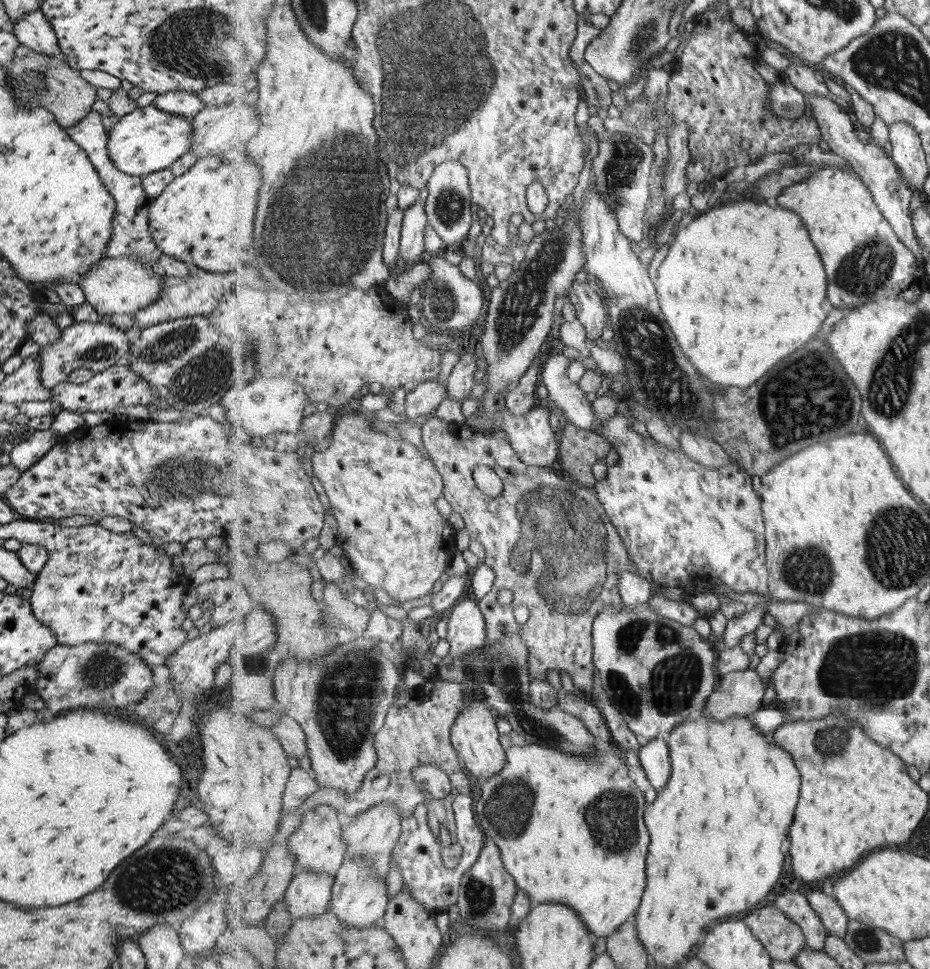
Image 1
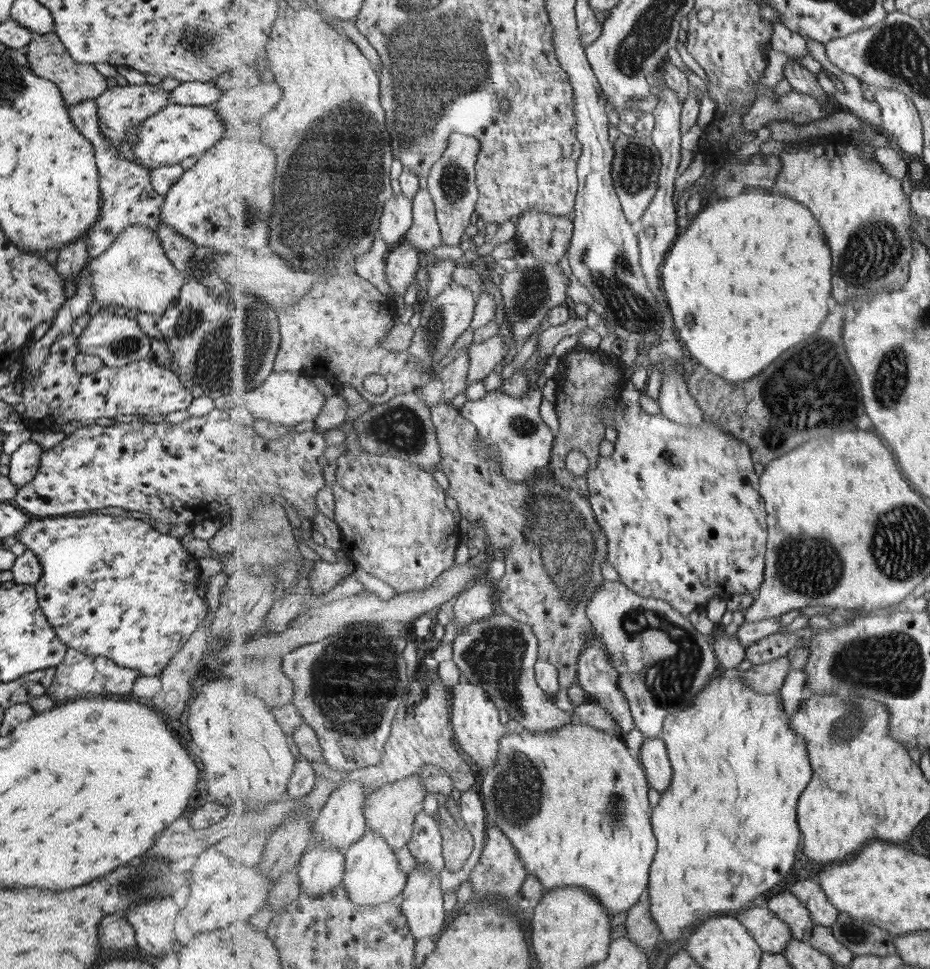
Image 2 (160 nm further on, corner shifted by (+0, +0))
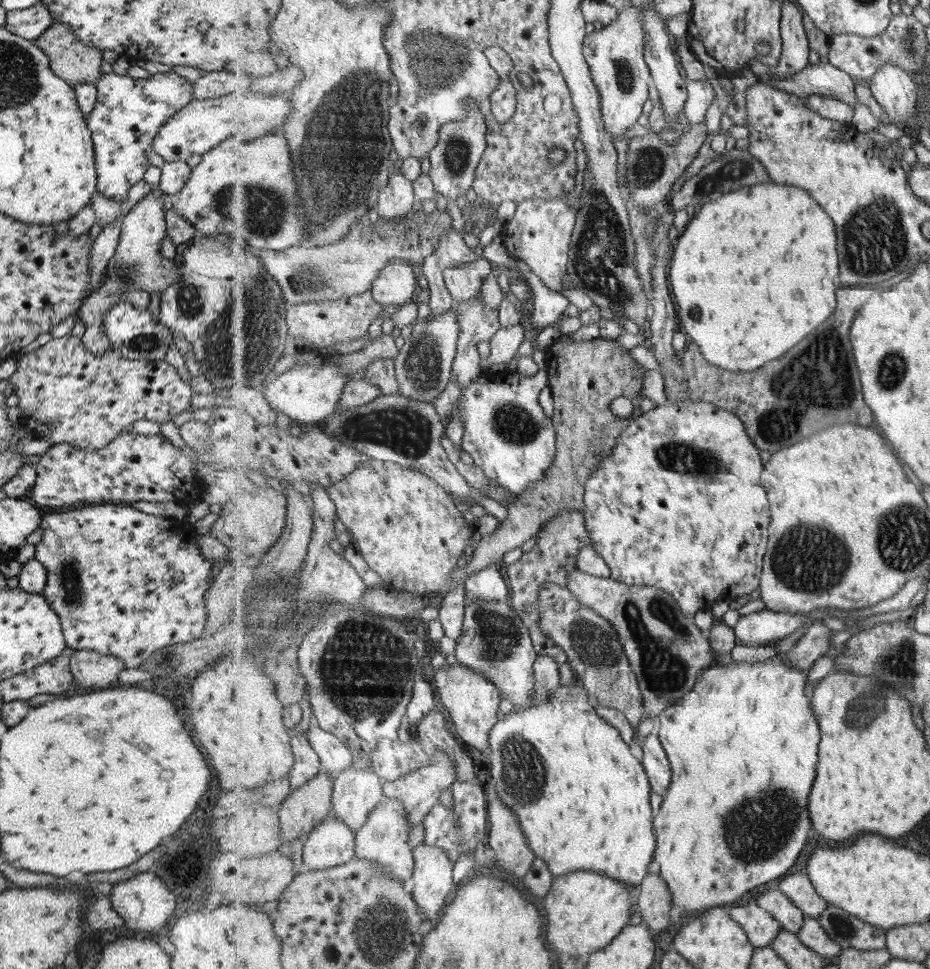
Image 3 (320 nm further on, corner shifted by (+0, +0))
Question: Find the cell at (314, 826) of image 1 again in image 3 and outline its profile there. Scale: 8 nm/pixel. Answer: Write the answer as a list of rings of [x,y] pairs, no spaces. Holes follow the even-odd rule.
[[[346,767],[334,782],[332,814],[343,819],[356,833],[386,797],[384,779],[371,767]]]

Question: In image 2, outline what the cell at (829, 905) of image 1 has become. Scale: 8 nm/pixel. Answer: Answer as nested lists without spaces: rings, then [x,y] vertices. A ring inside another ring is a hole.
[[[803,880],[803,882],[797,882],[789,891],[810,910],[811,918],[817,925],[827,928],[835,926],[840,910],[831,905],[829,897],[819,882]]]

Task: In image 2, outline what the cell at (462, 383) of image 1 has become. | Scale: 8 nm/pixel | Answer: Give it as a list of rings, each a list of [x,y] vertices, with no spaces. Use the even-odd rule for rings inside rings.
[[[495,335],[482,343],[471,343],[470,369],[467,384],[487,378],[491,372],[496,372],[502,363],[507,361],[507,342],[500,335]]]

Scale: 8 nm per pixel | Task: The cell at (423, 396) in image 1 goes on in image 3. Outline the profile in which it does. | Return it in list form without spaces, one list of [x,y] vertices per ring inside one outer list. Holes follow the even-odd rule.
[[[481,292],[472,299],[460,301],[457,304],[458,323],[460,324],[460,337],[458,340],[458,353],[454,362],[454,374],[451,382],[459,383],[459,388],[465,390],[471,383],[477,382],[482,372],[482,359],[479,354],[479,342],[491,341],[496,332],[501,328],[501,320],[497,309],[484,305],[484,296]]]

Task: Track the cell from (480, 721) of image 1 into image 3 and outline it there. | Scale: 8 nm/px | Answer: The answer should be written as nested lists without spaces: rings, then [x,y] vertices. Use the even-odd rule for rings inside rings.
[[[458,661],[451,666],[444,663],[431,678],[438,689],[440,701],[451,716],[457,734],[469,747],[488,752],[490,732],[499,722],[497,710],[502,699],[500,688],[483,673],[463,666]]]

